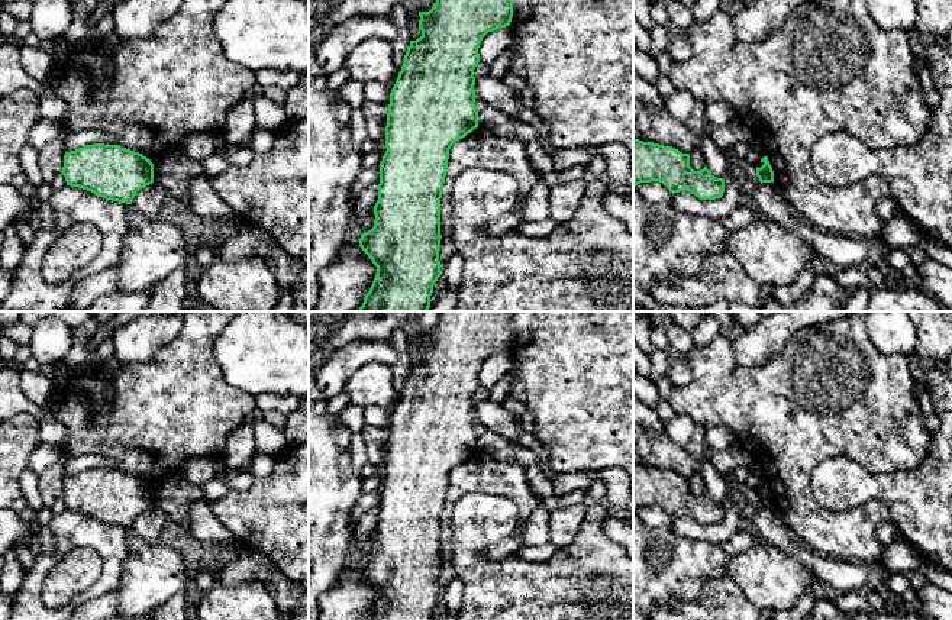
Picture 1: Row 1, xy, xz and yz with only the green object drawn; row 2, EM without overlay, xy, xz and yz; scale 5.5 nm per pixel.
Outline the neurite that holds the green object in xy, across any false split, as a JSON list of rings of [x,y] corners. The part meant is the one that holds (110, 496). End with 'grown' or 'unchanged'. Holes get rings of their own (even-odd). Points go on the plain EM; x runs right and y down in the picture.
[[[93,468],[65,477],[62,500],[67,510],[132,529],[136,517],[154,507],[154,488],[120,469]]]; unchanged

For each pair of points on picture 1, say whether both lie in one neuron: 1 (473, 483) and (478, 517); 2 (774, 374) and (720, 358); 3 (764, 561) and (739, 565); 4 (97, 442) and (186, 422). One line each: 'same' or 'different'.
1: different
2: same
3: same
4: same

